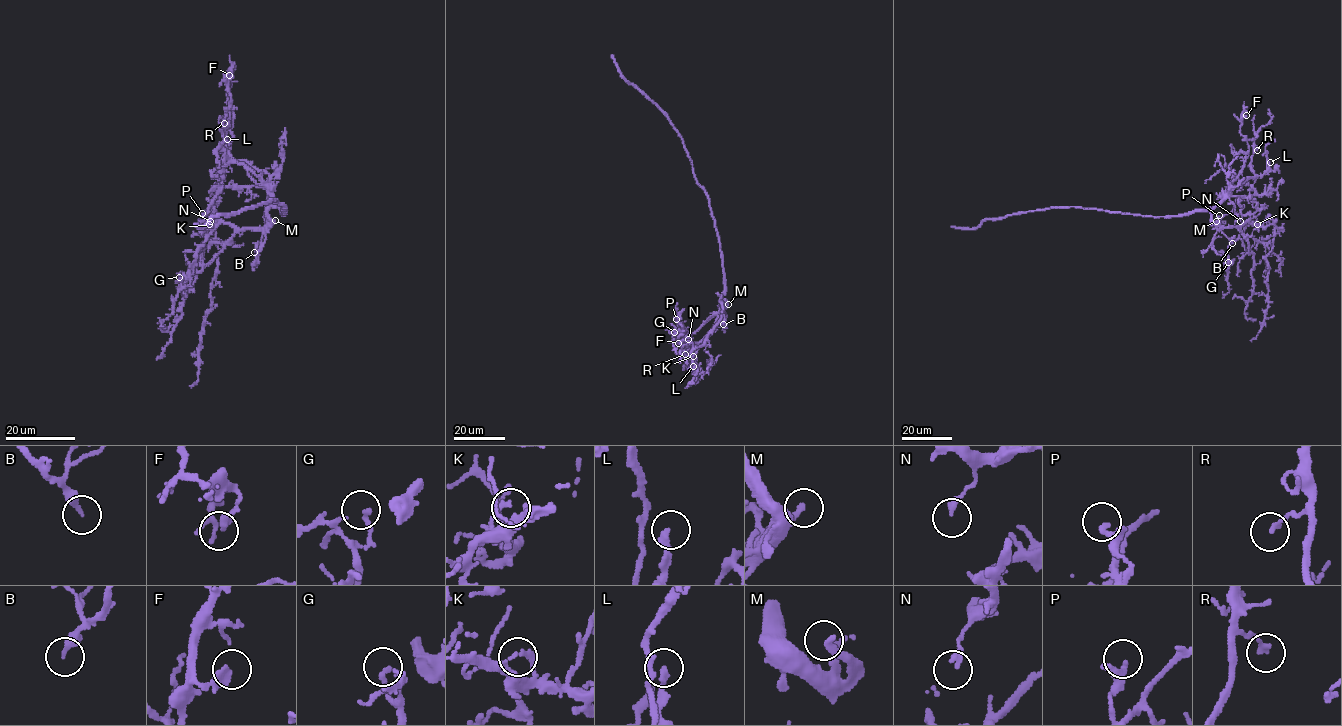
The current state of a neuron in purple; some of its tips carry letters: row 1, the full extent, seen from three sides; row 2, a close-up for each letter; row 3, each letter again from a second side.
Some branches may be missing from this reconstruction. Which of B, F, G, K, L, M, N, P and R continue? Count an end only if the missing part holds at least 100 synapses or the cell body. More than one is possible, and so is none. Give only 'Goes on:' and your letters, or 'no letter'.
Goes on: M

